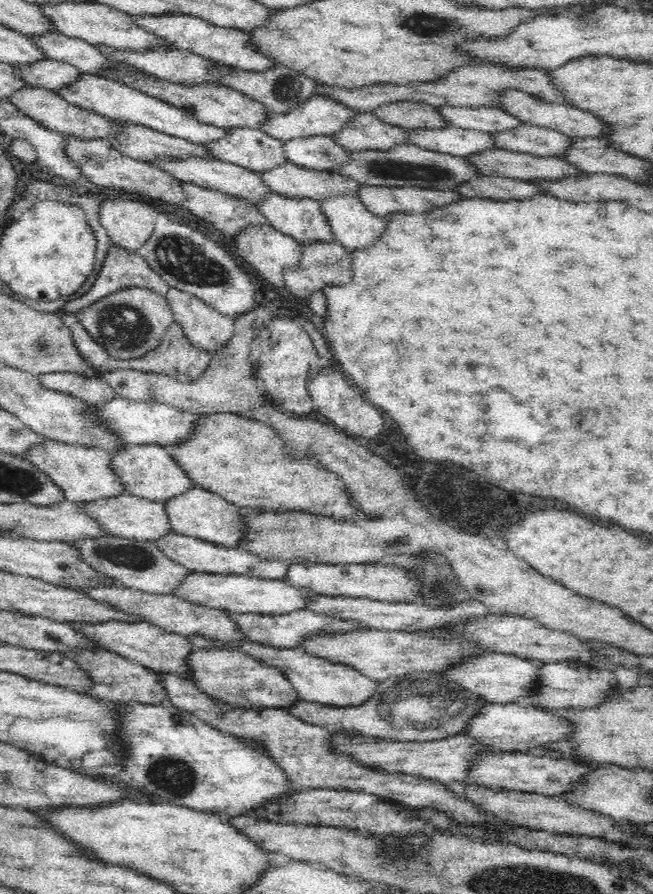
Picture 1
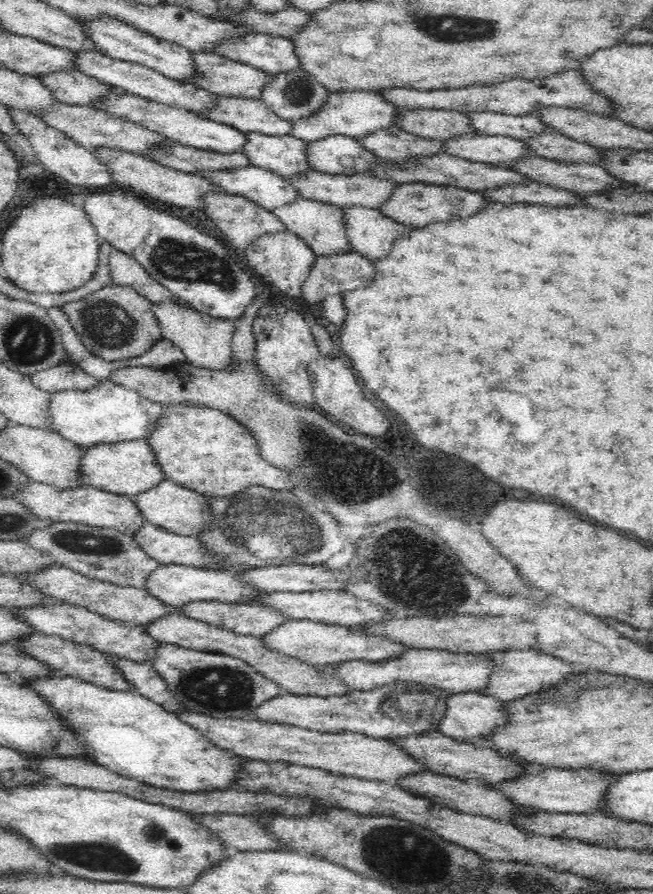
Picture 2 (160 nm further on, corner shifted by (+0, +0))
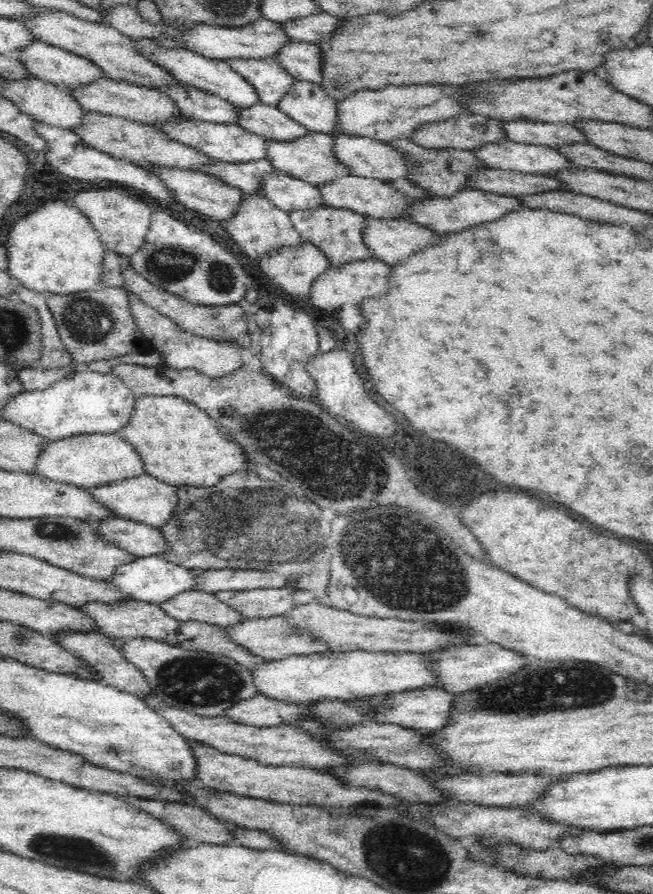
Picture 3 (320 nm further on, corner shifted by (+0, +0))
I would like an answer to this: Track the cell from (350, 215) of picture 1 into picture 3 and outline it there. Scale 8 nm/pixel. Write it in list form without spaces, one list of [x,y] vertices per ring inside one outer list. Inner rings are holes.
[[[366,216],[362,238],[373,258],[392,266],[428,243],[436,243],[441,235],[402,218]]]

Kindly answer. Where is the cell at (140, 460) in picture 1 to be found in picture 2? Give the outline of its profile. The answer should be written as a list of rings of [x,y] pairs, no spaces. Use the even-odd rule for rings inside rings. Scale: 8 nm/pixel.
[[[147,440],[122,442],[116,445],[97,445],[89,448],[82,462],[82,473],[84,473],[84,481],[92,486],[109,493],[128,496],[138,496],[148,490],[154,490],[169,479]]]

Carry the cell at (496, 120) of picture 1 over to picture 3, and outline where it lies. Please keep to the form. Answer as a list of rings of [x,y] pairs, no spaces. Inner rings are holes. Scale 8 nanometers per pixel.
[[[528,119],[500,120],[508,141],[555,147],[569,142],[587,142],[583,134],[572,124],[565,122],[542,122]]]

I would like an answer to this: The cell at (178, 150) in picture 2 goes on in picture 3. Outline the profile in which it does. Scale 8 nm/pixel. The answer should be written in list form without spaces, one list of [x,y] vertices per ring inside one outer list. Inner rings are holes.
[[[266,158],[244,162],[226,162],[214,159],[210,164],[200,165],[197,172],[215,176],[222,182],[237,186],[243,194],[253,195],[261,192],[259,190],[261,176],[274,172],[274,169]]]

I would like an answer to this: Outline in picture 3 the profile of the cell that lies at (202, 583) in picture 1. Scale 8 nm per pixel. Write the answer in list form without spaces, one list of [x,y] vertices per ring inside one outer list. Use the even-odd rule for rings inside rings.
[[[148,556],[137,557],[132,564],[124,564],[114,574],[112,583],[116,583],[124,593],[132,595],[135,600],[158,605],[171,601],[172,598],[184,592],[192,592],[198,586],[198,576],[202,574],[200,569],[189,569],[177,565],[162,557]]]

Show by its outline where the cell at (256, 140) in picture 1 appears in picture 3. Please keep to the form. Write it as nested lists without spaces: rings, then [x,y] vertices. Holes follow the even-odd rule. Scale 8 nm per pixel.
[[[308,131],[304,136],[289,141],[277,141],[265,139],[265,158],[269,160],[272,169],[277,173],[285,173],[294,178],[303,180],[310,184],[319,185],[340,177],[348,175],[348,169],[344,169],[331,152],[334,136],[328,133]]]

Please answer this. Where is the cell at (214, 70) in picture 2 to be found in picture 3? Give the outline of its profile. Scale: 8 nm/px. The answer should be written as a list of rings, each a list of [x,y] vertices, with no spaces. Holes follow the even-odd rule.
[[[270,57],[264,59],[226,59],[225,63],[240,73],[250,86],[253,86],[258,103],[276,106],[294,80]]]

